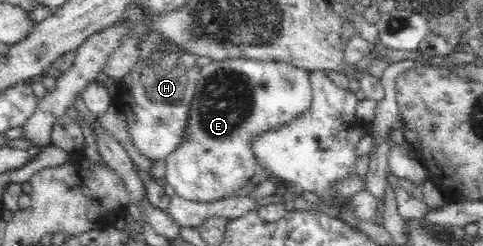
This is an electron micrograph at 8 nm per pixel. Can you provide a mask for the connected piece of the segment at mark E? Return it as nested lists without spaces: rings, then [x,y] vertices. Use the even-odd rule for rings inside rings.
[[[233,57],[220,61],[212,61],[208,65],[204,65],[200,69],[200,77],[195,89],[195,94],[191,99],[190,107],[188,108],[188,115],[185,125],[184,133],[181,135],[179,144],[165,157],[166,173],[165,179],[168,185],[175,189],[175,195],[189,201],[196,201],[202,203],[216,202],[222,199],[234,198],[238,196],[238,191],[250,184],[250,179],[256,175],[262,168],[258,158],[254,155],[254,148],[252,148],[252,141],[266,133],[266,131],[274,131],[282,125],[288,125],[290,121],[298,119],[302,113],[306,113],[310,109],[312,103],[312,88],[309,82],[309,72],[305,69],[300,69],[292,64],[277,61],[264,61],[260,59],[250,59],[247,57]]]

